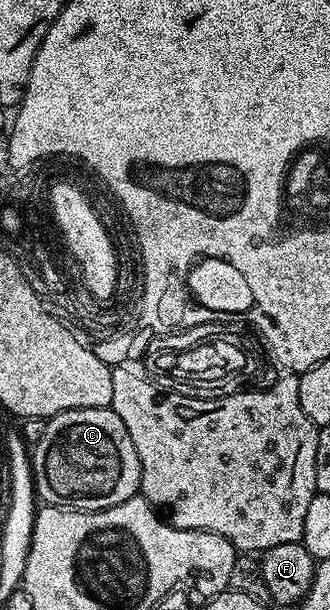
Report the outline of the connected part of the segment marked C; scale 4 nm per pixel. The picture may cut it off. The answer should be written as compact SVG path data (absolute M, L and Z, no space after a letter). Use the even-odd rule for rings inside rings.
M73 408L67 412L57 412L46 420L44 438L33 445L32 463L34 490L43 505L56 508L75 508L81 512L104 510L116 506L128 498L139 495L142 482L142 467L132 446L132 438L114 413L113 408Z

